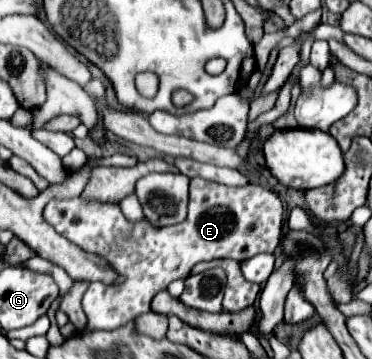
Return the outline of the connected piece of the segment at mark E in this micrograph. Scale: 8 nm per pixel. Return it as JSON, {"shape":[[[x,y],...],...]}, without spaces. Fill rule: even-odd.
{"shape":[[[191,179],[187,219],[171,227],[157,229],[147,219],[141,219],[135,223],[127,221],[117,203],[87,199],[83,195],[77,195],[71,199],[51,199],[45,205],[43,217],[59,235],[63,235],[65,239],[81,247],[83,251],[105,259],[119,275],[127,277],[125,285],[117,285],[113,294],[105,290],[104,286],[96,286],[96,282],[93,282],[82,298],[82,308],[87,315],[87,327],[89,329],[113,329],[113,327],[119,327],[123,323],[137,319],[143,313],[149,313],[151,311],[149,303],[155,297],[155,293],[167,289],[171,281],[187,277],[191,269],[201,261],[213,261],[213,259],[223,259],[223,257],[245,261],[257,253],[273,253],[281,239],[283,203],[273,191],[261,185],[227,187],[219,183],[205,183],[205,179]]]}

